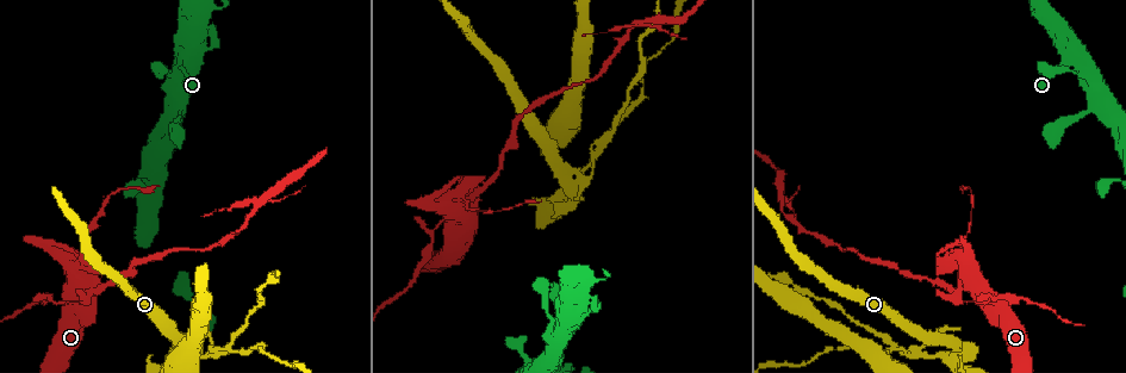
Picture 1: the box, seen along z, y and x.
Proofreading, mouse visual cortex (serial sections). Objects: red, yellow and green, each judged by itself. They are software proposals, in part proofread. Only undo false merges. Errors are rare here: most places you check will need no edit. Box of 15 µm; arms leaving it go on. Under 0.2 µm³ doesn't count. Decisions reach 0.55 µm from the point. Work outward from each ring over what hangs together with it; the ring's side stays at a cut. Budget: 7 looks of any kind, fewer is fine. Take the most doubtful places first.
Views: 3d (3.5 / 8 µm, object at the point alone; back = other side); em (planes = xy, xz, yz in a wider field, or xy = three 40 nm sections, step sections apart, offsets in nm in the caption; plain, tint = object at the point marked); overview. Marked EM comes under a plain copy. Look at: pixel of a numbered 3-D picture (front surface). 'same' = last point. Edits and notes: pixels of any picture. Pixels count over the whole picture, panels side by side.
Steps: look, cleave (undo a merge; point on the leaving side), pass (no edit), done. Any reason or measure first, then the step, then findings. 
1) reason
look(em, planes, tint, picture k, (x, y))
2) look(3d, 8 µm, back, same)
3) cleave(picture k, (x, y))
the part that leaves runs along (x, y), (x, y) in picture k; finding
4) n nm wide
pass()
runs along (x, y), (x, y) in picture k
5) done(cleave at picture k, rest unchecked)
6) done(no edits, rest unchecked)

abrupt turn
look(3d, 3.5 µm, picture 1, (468, 211))

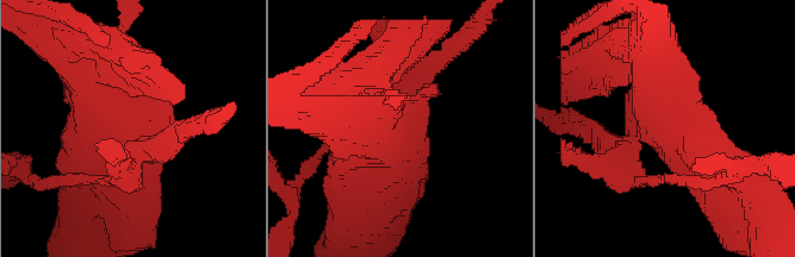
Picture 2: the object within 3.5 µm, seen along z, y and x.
look(em, xy, step 1, tint, picture 2, (661, 131))

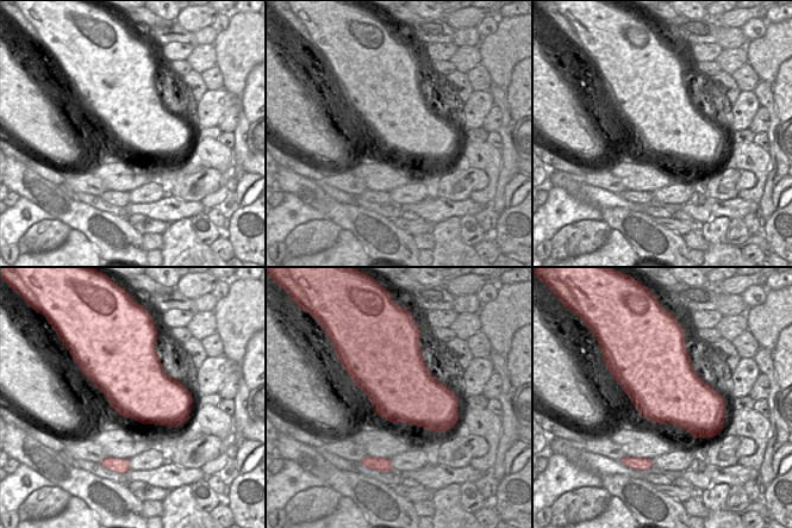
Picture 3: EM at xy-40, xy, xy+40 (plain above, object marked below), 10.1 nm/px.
cleave(picture 2, (387, 50))
two cells meet here

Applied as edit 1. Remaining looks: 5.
sudden change in width
look(3d, 3.5 µm, picture 1, (578, 287))

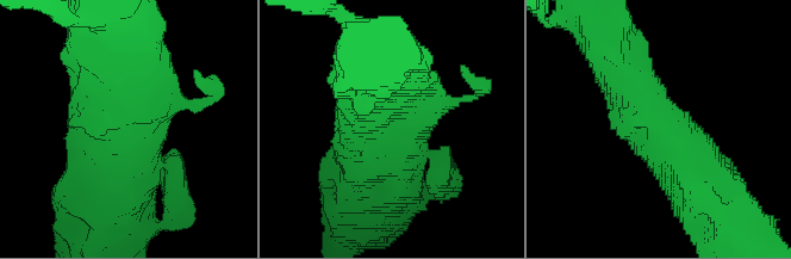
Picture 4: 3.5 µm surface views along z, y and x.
need the tissue
look(em, planes, tint, picture 4, (395, 121))

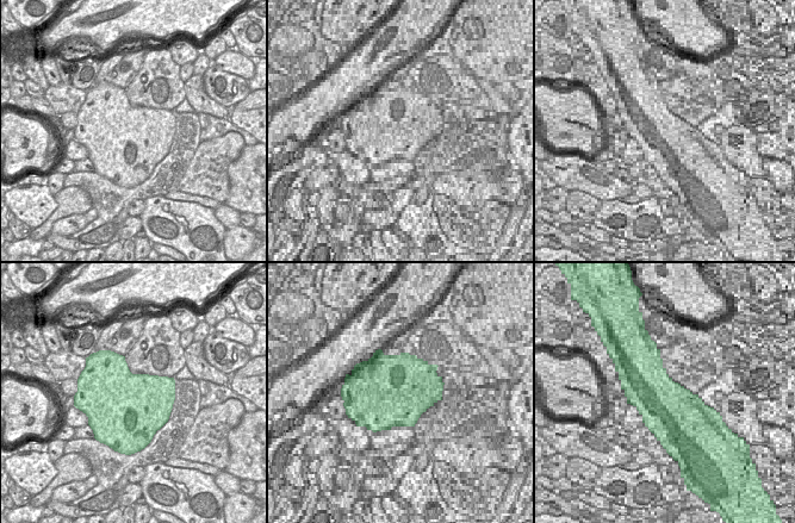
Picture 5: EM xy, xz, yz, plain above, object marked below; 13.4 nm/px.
pass()
runs along (705, 196), (635, 104), (617, 71) in picture 4; all the same cell

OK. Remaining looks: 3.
done(cleave at picture 2, rest unchecked)

